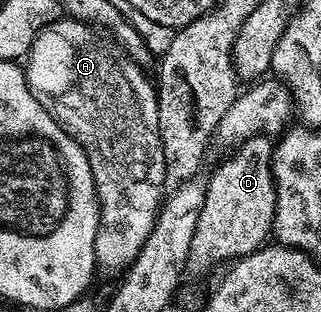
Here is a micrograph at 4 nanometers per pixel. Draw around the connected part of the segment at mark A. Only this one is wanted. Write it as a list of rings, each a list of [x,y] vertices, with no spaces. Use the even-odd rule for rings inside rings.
[[[68,16],[58,18],[37,33],[23,69],[31,96],[35,96],[35,100],[39,100],[39,104],[43,104],[55,121],[80,144],[91,164],[91,176],[97,185],[97,206],[101,209],[101,223],[95,236],[98,267],[102,271],[122,271],[141,250],[157,220],[163,201],[161,188],[166,185],[154,83],[145,79],[141,71],[144,69],[133,62],[112,37],[90,23]]]

